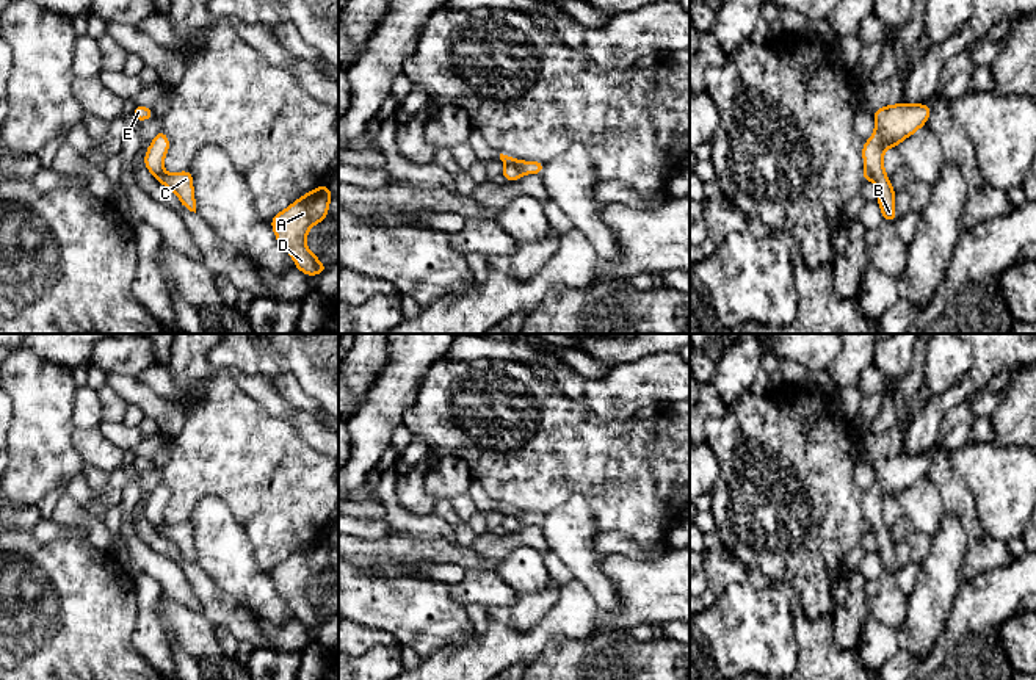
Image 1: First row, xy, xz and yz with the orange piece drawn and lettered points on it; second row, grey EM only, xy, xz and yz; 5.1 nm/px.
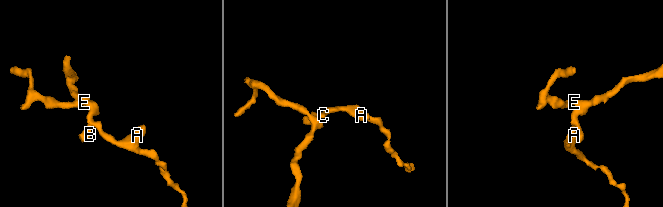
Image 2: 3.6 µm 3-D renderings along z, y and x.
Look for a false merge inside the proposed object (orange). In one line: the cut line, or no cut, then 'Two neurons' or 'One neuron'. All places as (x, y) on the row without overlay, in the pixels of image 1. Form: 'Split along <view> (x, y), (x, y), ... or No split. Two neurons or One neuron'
Split along xz (505, 514), (513, 514), (522, 524). Two neurons

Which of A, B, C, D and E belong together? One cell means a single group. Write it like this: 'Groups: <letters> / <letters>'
Groups: A C D / B E

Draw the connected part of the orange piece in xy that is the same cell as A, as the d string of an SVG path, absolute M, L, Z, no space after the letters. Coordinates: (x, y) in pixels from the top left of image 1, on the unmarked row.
M323 536L270 570L277 594L293 608L296 619L307 627L321 625L328 620L307 600L306 586L312 577L328 569L331 548L329 536Z

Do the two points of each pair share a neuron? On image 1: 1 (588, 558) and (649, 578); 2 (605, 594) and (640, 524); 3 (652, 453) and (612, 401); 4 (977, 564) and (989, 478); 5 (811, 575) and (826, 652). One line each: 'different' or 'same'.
1: different
2: different
3: different
4: different
5: different

